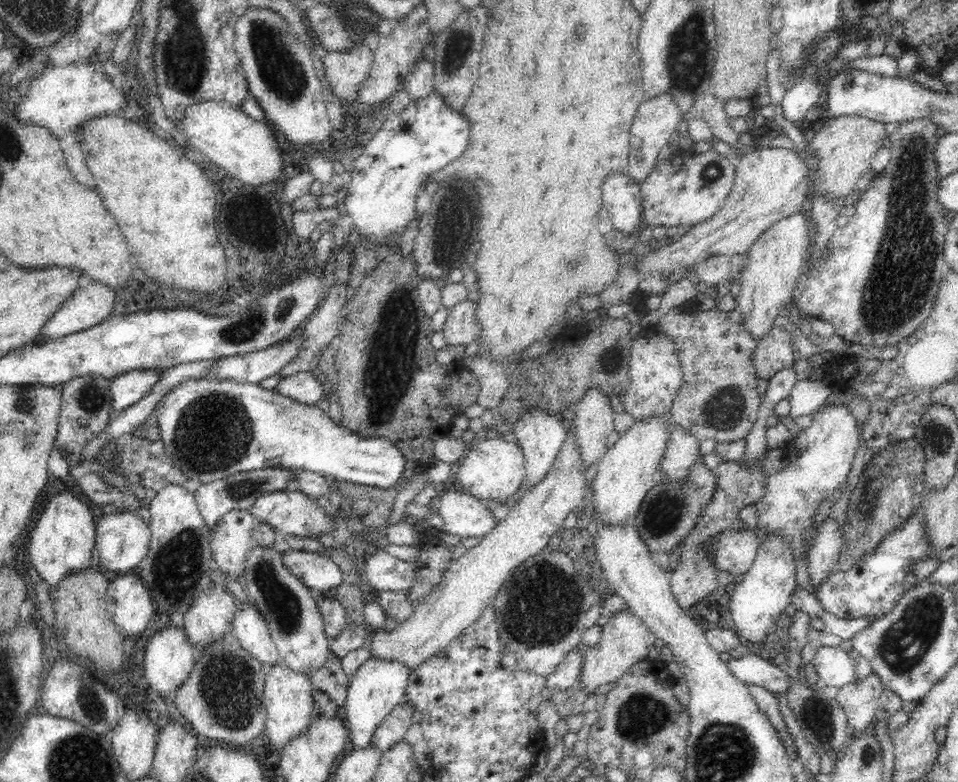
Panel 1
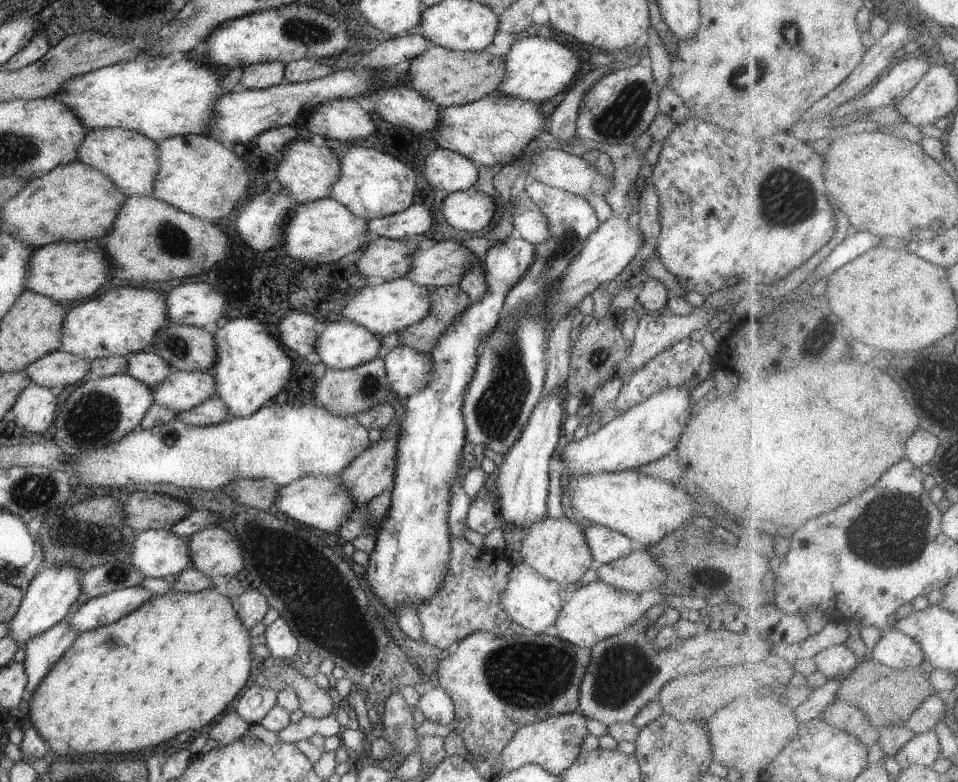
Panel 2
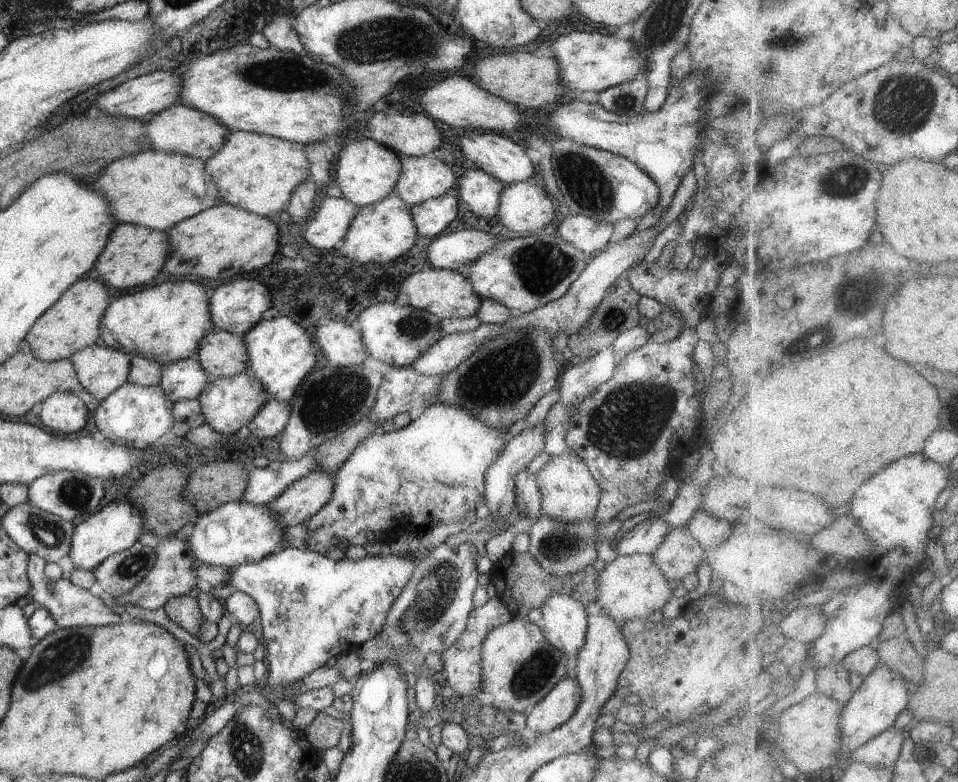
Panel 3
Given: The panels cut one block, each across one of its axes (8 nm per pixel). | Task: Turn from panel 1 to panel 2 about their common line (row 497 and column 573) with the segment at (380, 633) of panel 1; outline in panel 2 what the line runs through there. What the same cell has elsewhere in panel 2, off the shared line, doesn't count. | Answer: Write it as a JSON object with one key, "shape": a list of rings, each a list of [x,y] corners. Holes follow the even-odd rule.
{"shape":[[[547,515],[540,522],[532,524],[522,540],[520,554],[528,566],[532,566],[542,576],[566,588],[571,588],[575,582],[585,576],[586,570],[595,566],[586,536],[584,536],[583,522],[580,519],[572,522],[565,515],[560,518]]]}

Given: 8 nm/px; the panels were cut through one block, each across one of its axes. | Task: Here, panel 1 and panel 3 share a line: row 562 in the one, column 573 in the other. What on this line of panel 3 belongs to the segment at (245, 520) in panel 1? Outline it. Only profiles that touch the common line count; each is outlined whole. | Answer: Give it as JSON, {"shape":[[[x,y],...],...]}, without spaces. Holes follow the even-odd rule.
{"shape":[[[568,215],[566,218],[558,216],[558,236],[566,242],[572,243],[578,250],[588,256],[603,251],[610,243],[613,223],[596,223],[584,215]]]}

